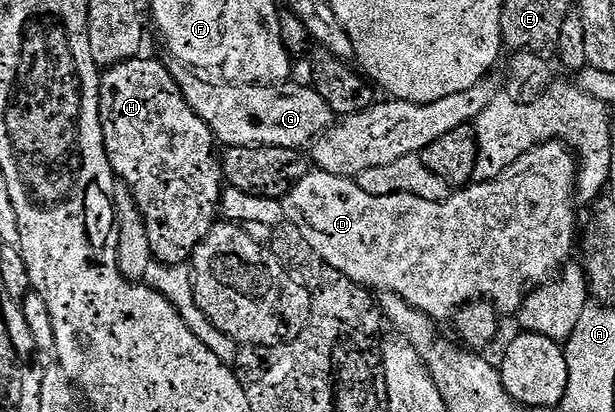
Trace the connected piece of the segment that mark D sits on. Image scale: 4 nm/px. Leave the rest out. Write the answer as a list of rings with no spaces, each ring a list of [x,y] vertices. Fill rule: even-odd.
[[[550,140],[548,144],[538,144],[533,150],[529,150],[517,162],[513,162],[497,178],[482,182],[472,182],[462,190],[452,191],[452,194],[444,202],[429,202],[424,198],[410,196],[407,193],[389,194],[387,197],[373,197],[361,190],[354,179],[337,174],[329,174],[320,170],[308,171],[307,175],[300,178],[297,183],[288,190],[282,198],[283,210],[286,219],[305,234],[305,242],[317,250],[317,254],[333,270],[343,272],[353,282],[362,284],[368,290],[382,290],[392,292],[399,296],[407,304],[421,310],[426,316],[436,322],[454,317],[455,313],[468,302],[490,301],[499,314],[511,312],[518,313],[520,306],[527,301],[527,293],[534,292],[541,284],[546,284],[562,269],[563,265],[572,259],[571,247],[577,244],[577,228],[575,232],[575,204],[577,205],[577,193],[575,190],[575,177],[577,175],[577,161],[574,152],[566,144]]]

